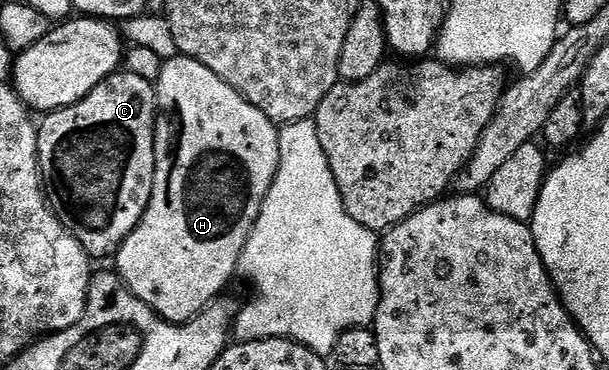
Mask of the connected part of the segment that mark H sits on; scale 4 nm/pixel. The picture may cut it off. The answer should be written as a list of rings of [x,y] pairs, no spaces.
[[[194,58],[164,59],[155,89],[158,107],[177,117],[181,129],[177,134],[177,151],[173,163],[166,170],[164,167],[163,177],[153,181],[147,212],[143,212],[131,236],[117,249],[115,270],[127,289],[164,322],[184,324],[207,309],[210,302],[220,299],[225,285],[238,273],[241,253],[279,168],[279,126],[235,92],[227,80],[219,80],[211,68]]]

